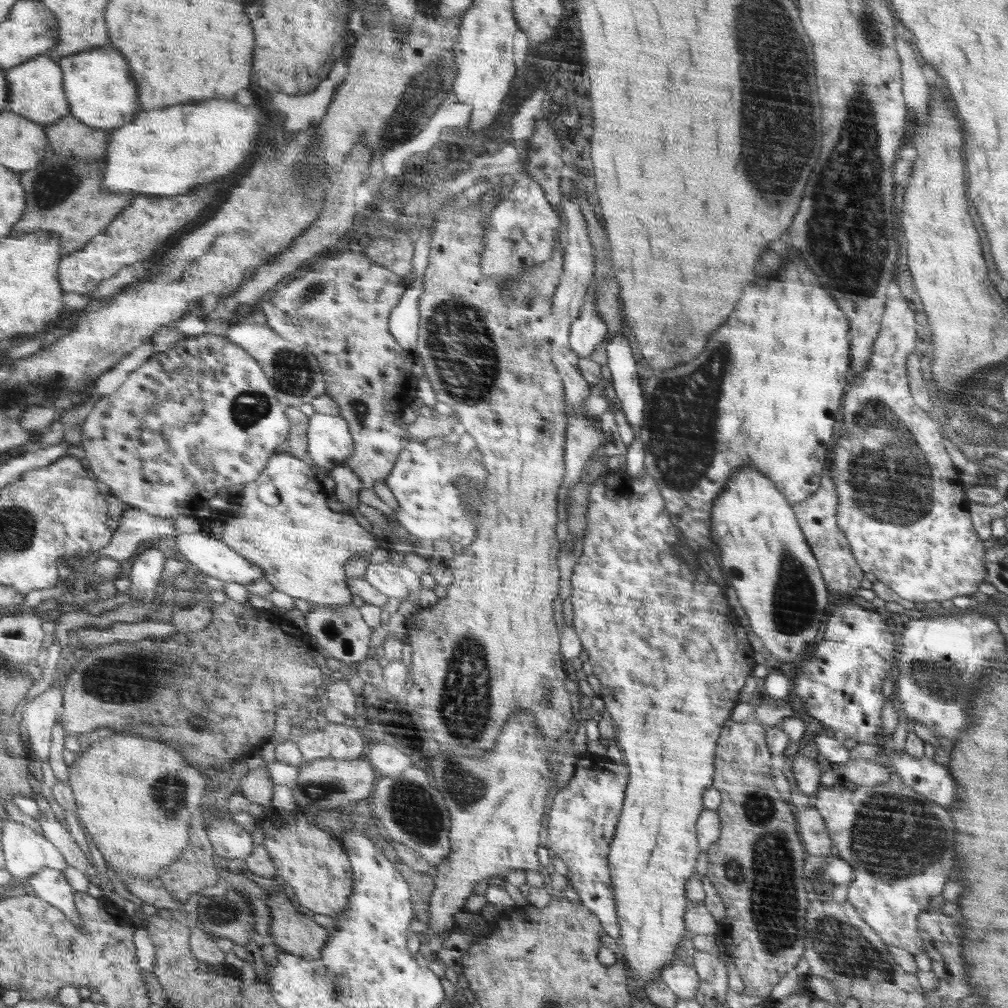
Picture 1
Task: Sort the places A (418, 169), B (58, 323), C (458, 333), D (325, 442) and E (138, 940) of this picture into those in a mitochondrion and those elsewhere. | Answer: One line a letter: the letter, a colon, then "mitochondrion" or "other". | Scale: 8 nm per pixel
A: other
B: other
C: mitochondrion
D: other
E: other

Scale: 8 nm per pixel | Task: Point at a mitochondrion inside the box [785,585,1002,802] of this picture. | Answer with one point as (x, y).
(934, 682)

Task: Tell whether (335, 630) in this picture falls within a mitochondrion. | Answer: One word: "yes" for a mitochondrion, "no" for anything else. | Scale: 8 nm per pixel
yes

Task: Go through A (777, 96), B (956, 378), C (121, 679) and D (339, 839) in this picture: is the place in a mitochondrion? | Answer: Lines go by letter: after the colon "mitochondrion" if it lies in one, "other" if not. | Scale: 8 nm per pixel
A: mitochondrion
B: mitochondrion
C: mitochondrion
D: other

